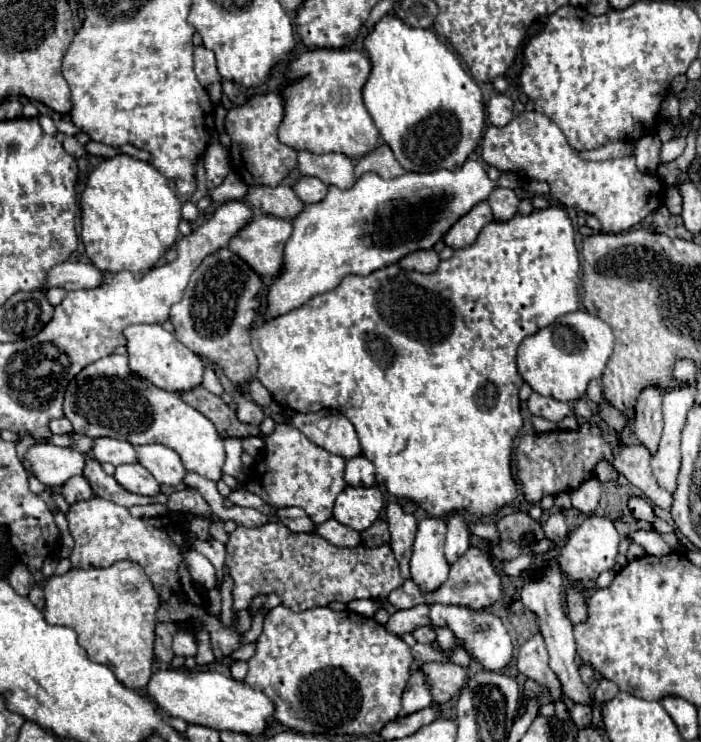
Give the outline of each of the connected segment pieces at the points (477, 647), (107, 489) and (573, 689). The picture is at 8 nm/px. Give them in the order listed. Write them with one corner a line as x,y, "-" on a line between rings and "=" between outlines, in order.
436,603
436,605
430,607
430,619
432,619
432,625
452,629
454,637
462,643
462,647
478,663
484,665
484,669
488,669
488,671
500,671
500,669
504,669
510,663
512,653
514,653
514,645
510,641
510,635
506,631
502,619
496,617
494,613
490,613
488,609
474,611
474,609
464,609
460,605
442,605
442,603
=
88,459
86,465
84,465
84,477
88,479
94,495
98,497
104,497
108,501
114,501
118,505
124,505
124,507
134,507
134,505
148,505
148,503
166,503
165,494
159,494
158,497
144,497
144,495
136,495
136,493
130,493
126,491
122,485
116,483
114,477
106,475
100,467
98,461
94,459
=
550,565
546,567
542,573
542,577
536,581
526,581
522,587
522,603
536,613
538,617
538,625
540,625
540,635
544,637
546,643
546,651
550,655
550,669
558,675
560,683
562,683
562,691
574,701
574,703
590,703
590,693
588,687
582,683
580,675
578,675
578,661
576,661
576,645
574,645
574,635
572,635
572,621
568,619
566,611
564,611
564,579
562,579
562,571
558,569
558,565

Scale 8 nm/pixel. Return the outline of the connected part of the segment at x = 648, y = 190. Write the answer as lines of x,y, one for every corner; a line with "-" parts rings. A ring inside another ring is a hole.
524,111
504,127
492,125
484,133
482,157
488,165
496,165
500,171
512,171
512,173
518,173
518,175
524,175
530,179
546,181
558,203
562,203
564,207
572,207
576,211
594,215
602,223
602,231
608,231
608,233
622,233
622,231
634,227
636,223
640,223
646,215
650,215
664,203
664,189
662,189
660,179
638,171
632,155
622,157
622,159
610,159
610,161
584,161
568,145
566,137
558,129
558,125
552,119
548,119
546,115
536,113
536,111
532,111
532,113

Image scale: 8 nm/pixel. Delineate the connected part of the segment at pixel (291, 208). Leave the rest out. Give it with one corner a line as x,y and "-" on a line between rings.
252,185
248,187
246,193
246,201
260,209
262,213
280,217
280,219
290,219
294,215
298,215
304,207
304,203
296,197
292,187
284,187
284,185
276,185
276,187
268,187
268,185

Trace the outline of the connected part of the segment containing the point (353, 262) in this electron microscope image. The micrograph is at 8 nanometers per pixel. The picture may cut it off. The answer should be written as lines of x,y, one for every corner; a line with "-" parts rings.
468,159
460,169
440,169
434,173
404,173
396,179
382,179
376,173
364,173
350,189
328,187
324,201
306,205
292,225
294,231
284,249
284,269
268,291
268,317
284,315
302,307
310,297
332,291
346,275
368,275
386,265
398,263
404,255
418,249
432,249
444,233
466,215
476,203
486,201
498,183
488,177
478,161

